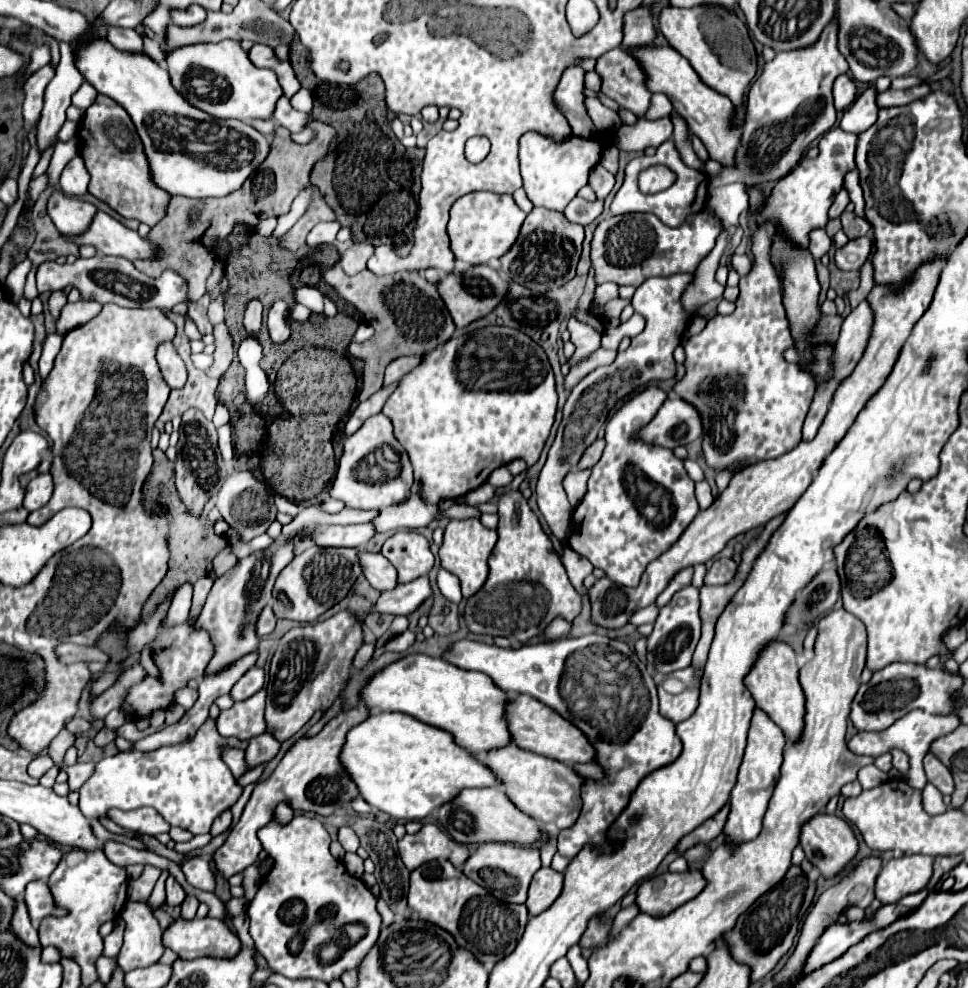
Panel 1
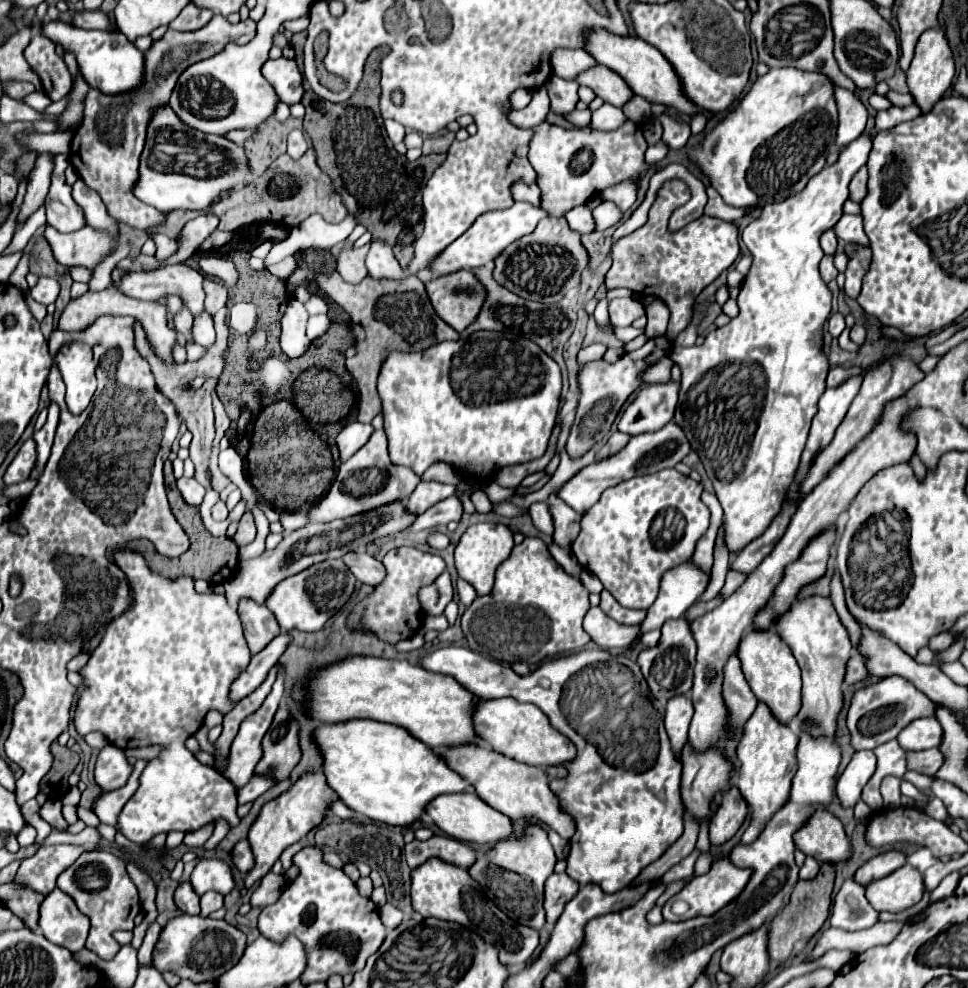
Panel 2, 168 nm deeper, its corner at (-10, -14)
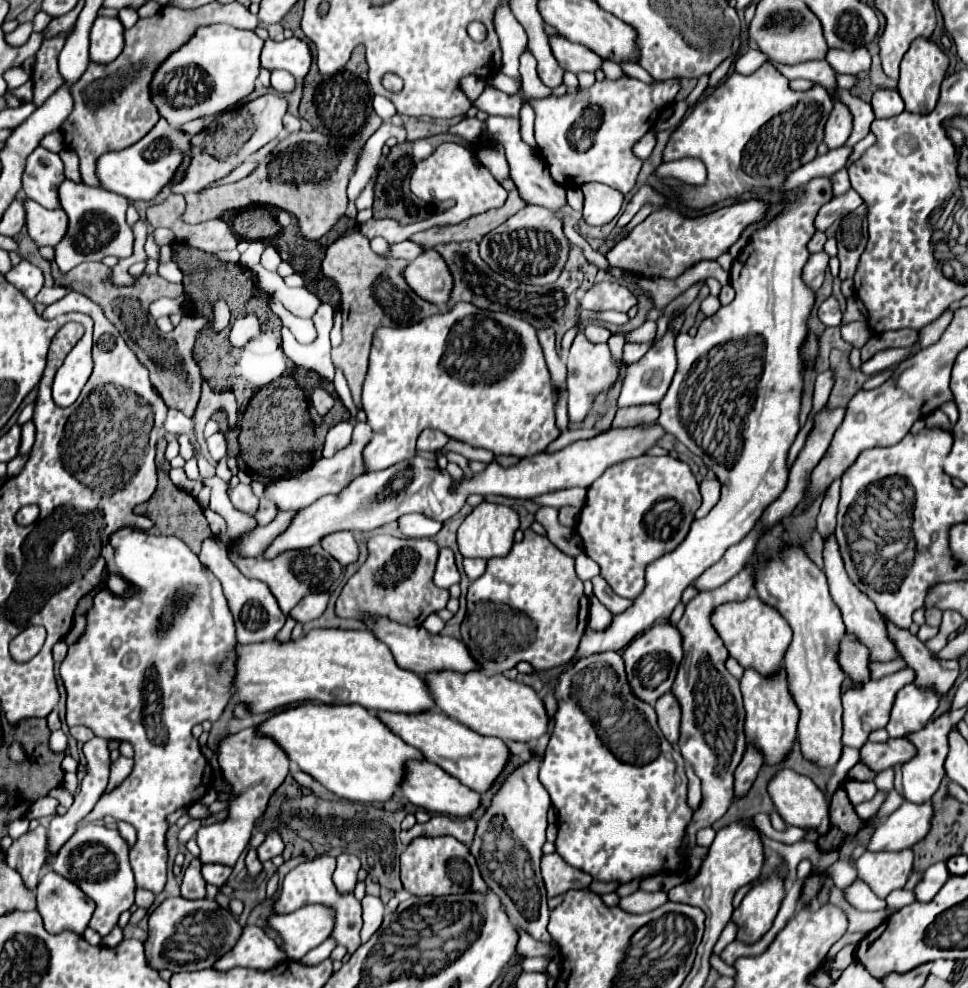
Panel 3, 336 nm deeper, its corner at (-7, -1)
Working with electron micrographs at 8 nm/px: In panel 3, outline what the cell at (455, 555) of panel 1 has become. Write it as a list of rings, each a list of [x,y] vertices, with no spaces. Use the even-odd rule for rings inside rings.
[[[483,502],[463,520],[463,524],[457,530],[459,552],[465,558],[483,558],[483,560],[489,560],[493,556],[505,556],[513,546],[513,534],[517,528],[519,528],[519,516],[515,510],[501,504]]]

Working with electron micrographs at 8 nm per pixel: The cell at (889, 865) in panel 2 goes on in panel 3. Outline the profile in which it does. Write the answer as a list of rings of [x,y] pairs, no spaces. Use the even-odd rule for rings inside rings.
[[[903,802],[871,836],[869,852],[895,852],[917,844],[927,836],[931,826],[933,806],[931,802],[913,804]]]

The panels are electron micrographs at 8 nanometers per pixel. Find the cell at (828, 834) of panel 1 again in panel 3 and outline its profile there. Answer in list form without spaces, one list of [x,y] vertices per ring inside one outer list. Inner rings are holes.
[[[781,770],[769,782],[769,794],[773,798],[773,804],[775,804],[777,812],[785,820],[785,824],[803,828],[807,832],[813,830],[819,836],[823,836],[823,834],[829,832],[829,826],[831,826],[831,820],[829,820],[829,802],[825,798],[825,794],[807,776],[801,776],[797,772],[793,772],[793,770]]]

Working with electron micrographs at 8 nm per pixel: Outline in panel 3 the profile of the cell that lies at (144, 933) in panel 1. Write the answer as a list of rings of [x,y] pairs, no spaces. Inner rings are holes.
[[[139,888],[139,890],[137,890],[137,894],[135,894],[135,904],[137,904],[139,908],[149,910],[149,908],[151,908],[151,904],[153,904],[153,898],[155,898],[155,896],[153,896],[149,890]]]

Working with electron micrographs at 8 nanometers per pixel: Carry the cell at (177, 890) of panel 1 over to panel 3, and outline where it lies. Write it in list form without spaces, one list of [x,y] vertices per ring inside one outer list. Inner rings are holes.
[[[191,860],[183,874],[181,882],[181,896],[183,898],[205,898],[205,880],[201,878],[201,864],[199,860]]]

